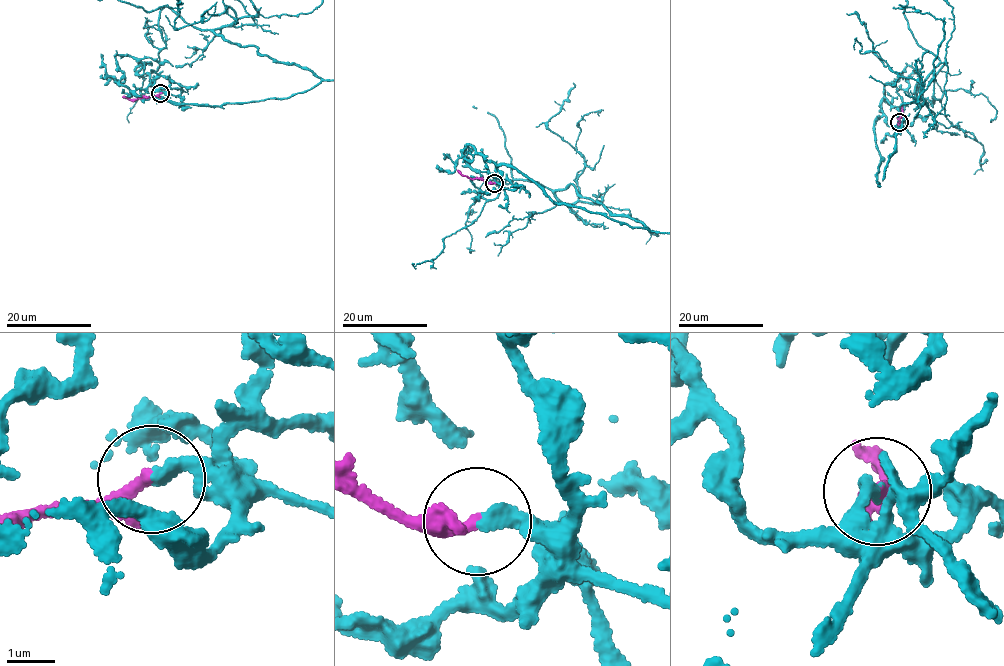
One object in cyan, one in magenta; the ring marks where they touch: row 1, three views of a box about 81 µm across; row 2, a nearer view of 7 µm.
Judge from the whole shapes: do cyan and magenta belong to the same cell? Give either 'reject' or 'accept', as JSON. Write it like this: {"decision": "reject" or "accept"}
{"decision": "accept"}

